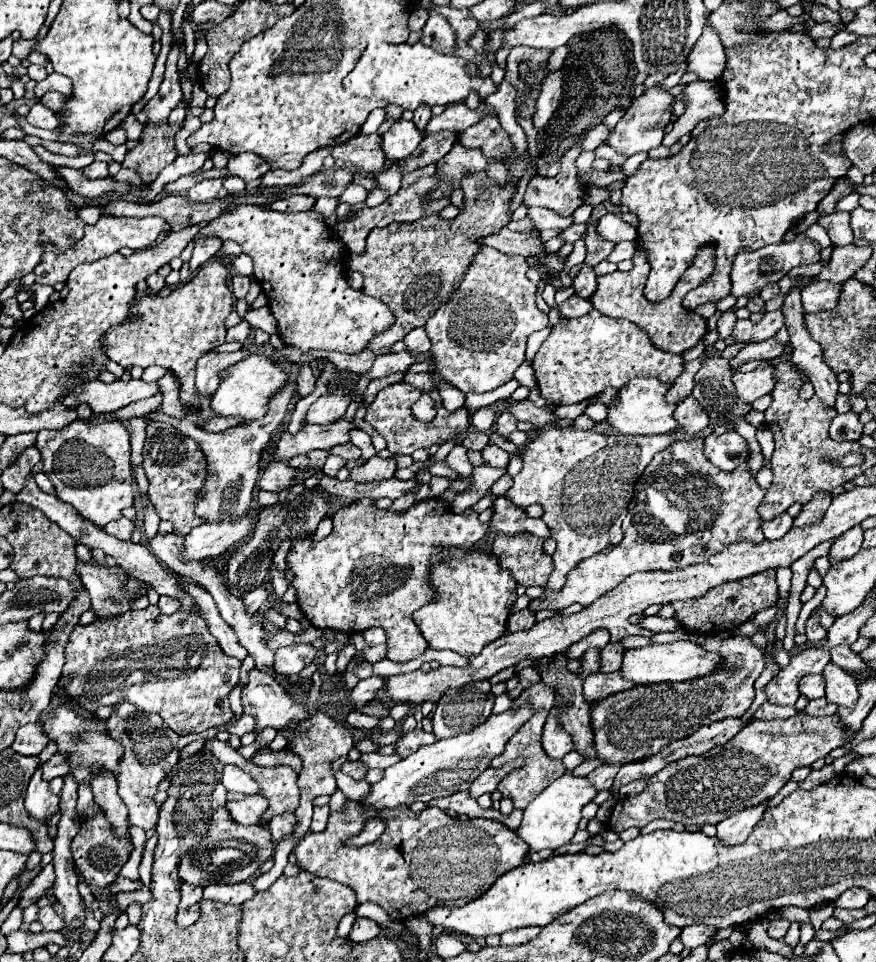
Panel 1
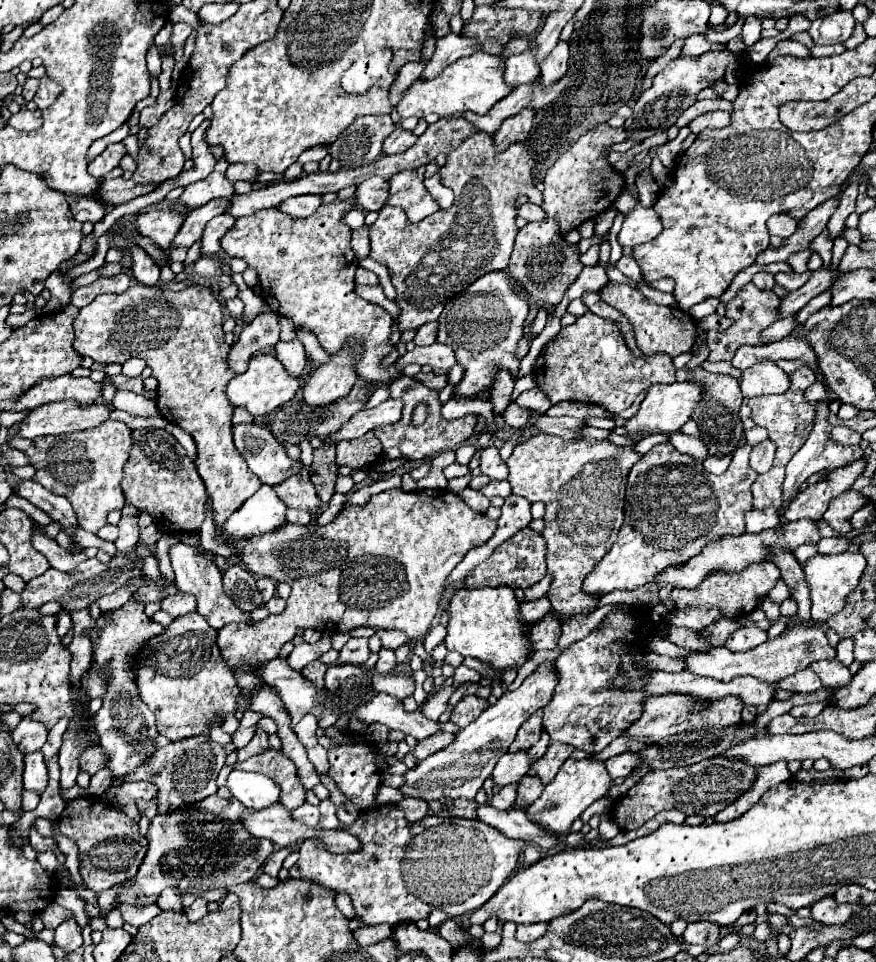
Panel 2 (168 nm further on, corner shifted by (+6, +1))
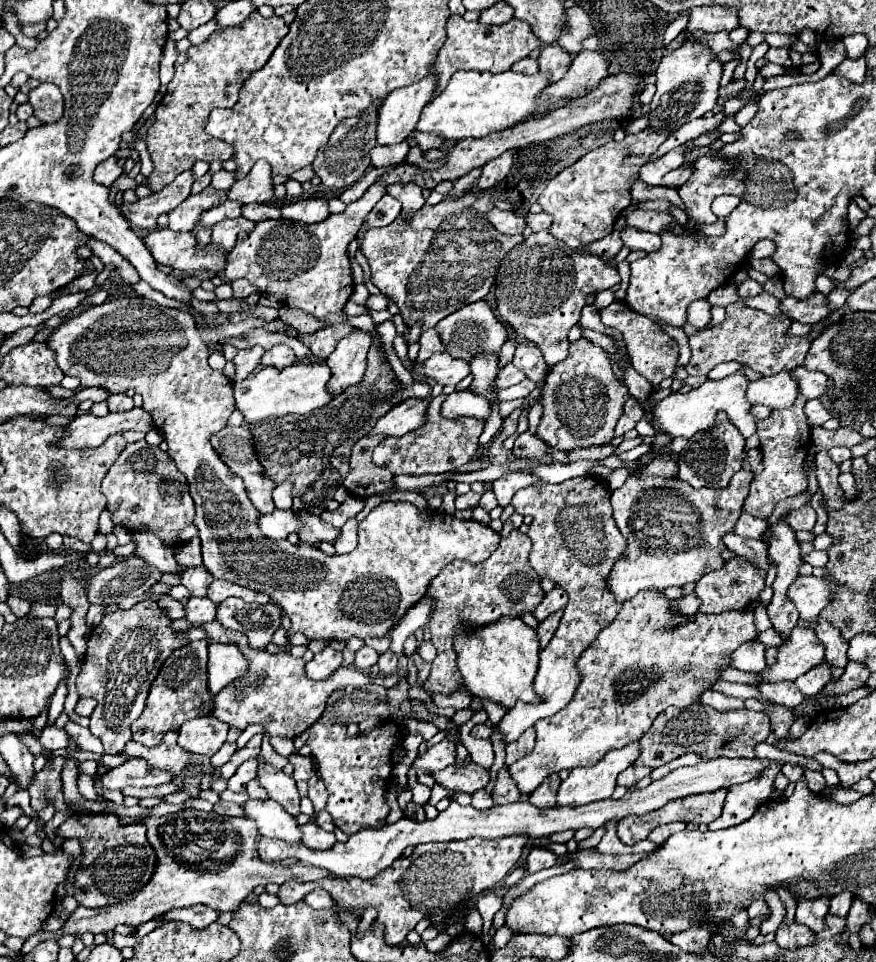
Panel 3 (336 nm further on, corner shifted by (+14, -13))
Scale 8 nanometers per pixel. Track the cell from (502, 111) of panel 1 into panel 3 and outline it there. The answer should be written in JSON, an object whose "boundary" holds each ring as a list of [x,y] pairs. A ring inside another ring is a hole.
{"boundary":[[[523,58],[523,60],[513,64],[513,70],[521,72],[521,74],[537,74],[539,72],[539,62],[533,60],[533,58]]]}

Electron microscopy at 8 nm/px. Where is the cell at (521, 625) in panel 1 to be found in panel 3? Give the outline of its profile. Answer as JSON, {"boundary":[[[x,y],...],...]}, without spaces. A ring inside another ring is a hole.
{"boundary":[[[555,586],[551,592],[545,594],[543,602],[537,606],[537,610],[533,612],[533,616],[541,622],[541,620],[545,620],[549,614],[553,614],[553,612],[557,612],[559,608],[565,608],[565,606],[567,606],[567,592],[565,592],[563,588],[559,588],[559,586]]]}

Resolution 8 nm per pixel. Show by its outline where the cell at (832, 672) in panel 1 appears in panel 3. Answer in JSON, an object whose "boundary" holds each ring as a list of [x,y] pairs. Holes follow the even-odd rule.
{"boundary":[[[821,662],[813,670],[809,670],[807,674],[803,674],[801,678],[797,678],[795,684],[805,694],[805,698],[813,698],[813,696],[817,696],[825,688],[825,684],[829,680],[831,680],[831,664]]]}

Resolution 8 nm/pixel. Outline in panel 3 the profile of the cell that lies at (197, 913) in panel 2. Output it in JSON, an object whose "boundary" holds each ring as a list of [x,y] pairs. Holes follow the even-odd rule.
{"boundary":[[[189,906],[189,908],[175,908],[169,910],[159,924],[165,924],[169,920],[179,920],[185,922],[193,928],[207,928],[209,924],[213,924],[219,918],[219,912],[209,908],[209,906]]]}

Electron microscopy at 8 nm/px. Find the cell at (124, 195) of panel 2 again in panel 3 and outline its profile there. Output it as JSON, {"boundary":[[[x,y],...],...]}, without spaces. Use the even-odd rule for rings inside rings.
{"boundary":[[[181,172],[171,184],[167,184],[163,190],[141,198],[135,204],[123,202],[123,216],[131,222],[131,226],[137,228],[155,228],[157,226],[157,216],[171,212],[175,206],[179,206],[189,194],[191,194],[191,184],[195,182],[193,172]]]}

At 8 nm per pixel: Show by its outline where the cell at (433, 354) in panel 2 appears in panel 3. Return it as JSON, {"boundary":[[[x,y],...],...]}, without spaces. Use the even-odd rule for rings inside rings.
{"boundary":[[[437,352],[427,362],[415,364],[415,372],[421,376],[427,376],[427,378],[433,378],[441,386],[447,386],[447,384],[455,386],[467,374],[471,374],[471,368],[465,360],[453,358],[447,352]]]}

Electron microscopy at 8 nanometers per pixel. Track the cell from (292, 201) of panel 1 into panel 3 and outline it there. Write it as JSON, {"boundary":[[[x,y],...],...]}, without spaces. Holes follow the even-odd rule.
{"boundary":[[[299,198],[281,208],[281,216],[287,220],[297,220],[303,224],[315,224],[329,216],[329,206],[325,198]]]}

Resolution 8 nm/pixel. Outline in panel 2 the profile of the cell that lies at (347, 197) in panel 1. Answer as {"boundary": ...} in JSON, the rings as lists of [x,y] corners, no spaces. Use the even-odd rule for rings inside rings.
{"boundary":[[[373,176],[365,182],[361,182],[353,196],[355,196],[357,208],[361,208],[365,212],[381,210],[385,206],[387,196],[389,196],[389,182],[381,176]]]}

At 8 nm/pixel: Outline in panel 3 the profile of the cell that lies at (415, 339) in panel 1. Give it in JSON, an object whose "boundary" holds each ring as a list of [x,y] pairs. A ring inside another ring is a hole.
{"boundary":[[[429,328],[429,330],[423,330],[421,338],[421,350],[419,350],[419,356],[417,356],[417,362],[425,362],[431,358],[431,354],[435,352],[443,352],[445,350],[445,344],[441,342],[441,336],[435,328]]]}

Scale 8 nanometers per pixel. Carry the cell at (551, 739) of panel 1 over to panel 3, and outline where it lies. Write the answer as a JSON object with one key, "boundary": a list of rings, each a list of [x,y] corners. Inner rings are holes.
{"boundary":[[[553,774],[553,778],[547,778],[531,796],[529,796],[529,802],[537,808],[555,808],[557,806],[557,788],[559,788],[561,780],[559,780],[559,774]]]}

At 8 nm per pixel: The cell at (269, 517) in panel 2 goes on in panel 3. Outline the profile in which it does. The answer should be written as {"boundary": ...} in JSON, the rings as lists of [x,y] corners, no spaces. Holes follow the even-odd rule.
{"boundary":[[[275,510],[273,514],[259,516],[259,528],[271,540],[285,540],[291,532],[299,532],[303,522],[293,510]]]}

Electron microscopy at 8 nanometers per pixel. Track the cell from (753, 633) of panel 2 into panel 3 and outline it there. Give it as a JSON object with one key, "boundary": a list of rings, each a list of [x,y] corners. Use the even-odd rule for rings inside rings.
{"boundary":[[[749,642],[739,646],[733,654],[733,668],[743,672],[761,672],[765,670],[765,646],[761,642]]]}

